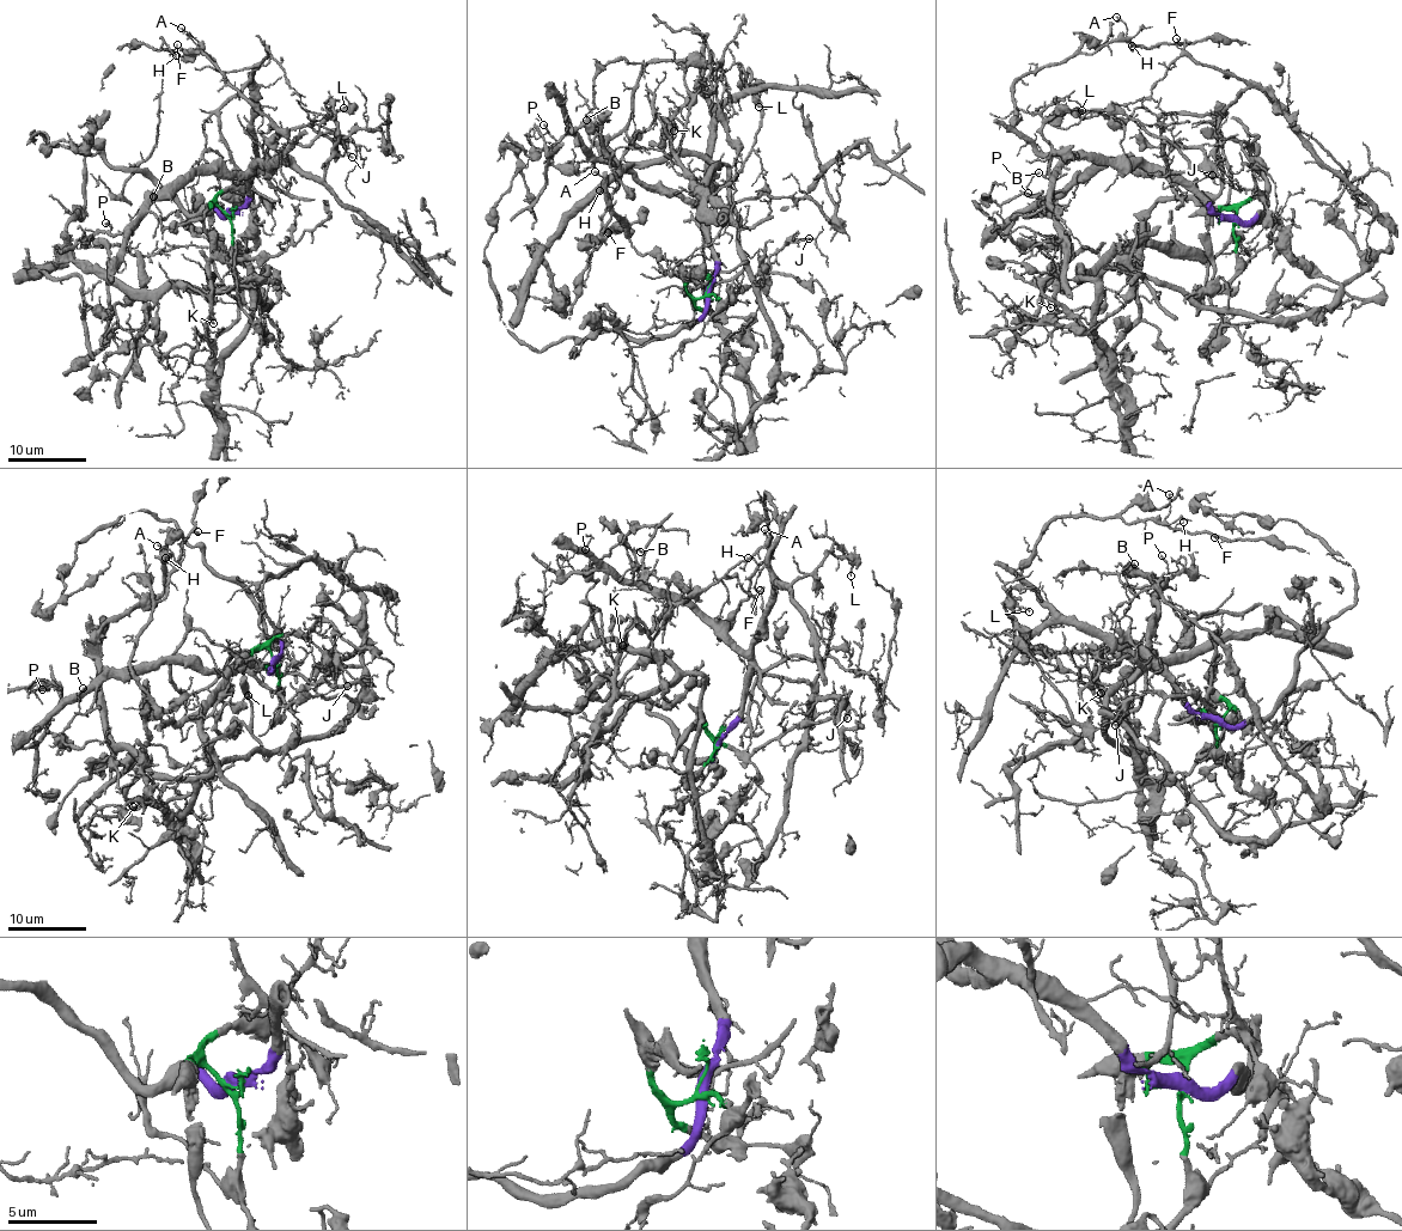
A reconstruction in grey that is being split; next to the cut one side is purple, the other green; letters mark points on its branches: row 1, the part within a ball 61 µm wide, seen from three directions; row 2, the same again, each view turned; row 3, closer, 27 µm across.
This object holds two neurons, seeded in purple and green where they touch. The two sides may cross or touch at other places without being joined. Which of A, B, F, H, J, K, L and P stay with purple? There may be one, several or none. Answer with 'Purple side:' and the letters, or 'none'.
Purple side: A, B, F, H, L, P

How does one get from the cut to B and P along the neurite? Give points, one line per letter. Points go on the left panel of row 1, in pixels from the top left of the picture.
B: (230, 214), (247, 201), (254, 177), (249, 171), (189, 176), (159, 190), (148, 211), (165, 220), (153, 195)
P: (230, 214), (247, 201), (254, 177), (249, 171), (193, 176), (158, 194), (127, 232), (113, 233), (105, 223)

